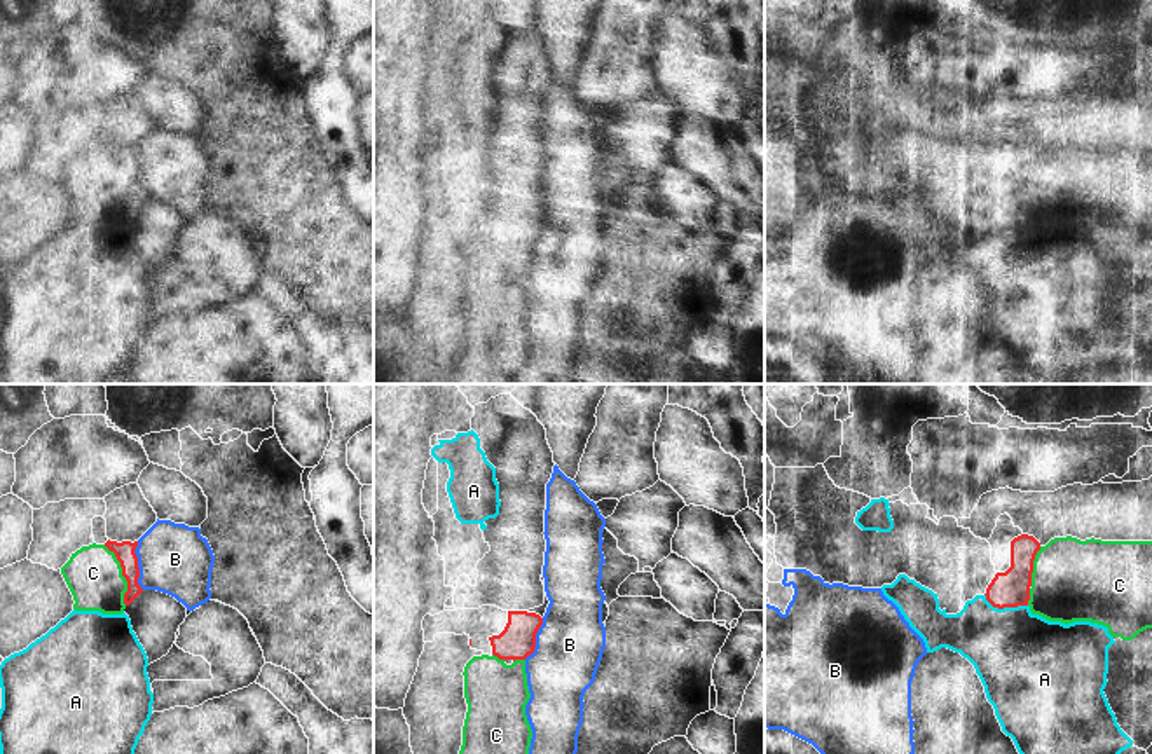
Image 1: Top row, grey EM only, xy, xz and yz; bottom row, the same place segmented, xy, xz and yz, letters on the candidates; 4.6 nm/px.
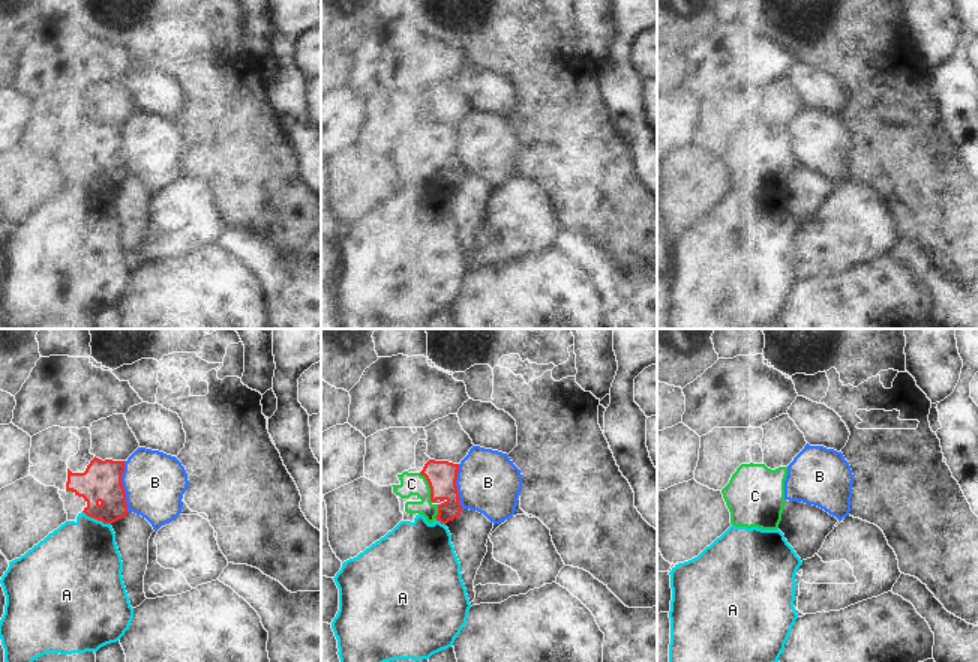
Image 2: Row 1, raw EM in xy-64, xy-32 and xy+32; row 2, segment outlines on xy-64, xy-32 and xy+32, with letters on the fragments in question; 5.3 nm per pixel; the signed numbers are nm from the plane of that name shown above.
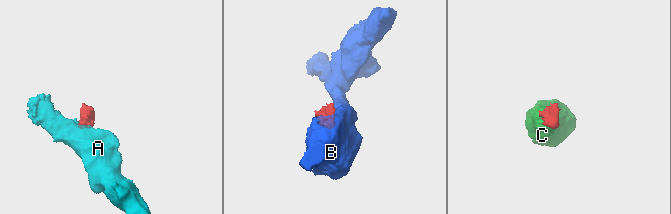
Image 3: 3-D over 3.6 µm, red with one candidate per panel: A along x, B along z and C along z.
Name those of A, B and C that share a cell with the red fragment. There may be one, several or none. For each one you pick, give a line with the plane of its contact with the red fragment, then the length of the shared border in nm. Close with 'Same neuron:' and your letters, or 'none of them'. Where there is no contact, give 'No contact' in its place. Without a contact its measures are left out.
C: Touches red in xy. Shared border 300 nm
Same neuron: C

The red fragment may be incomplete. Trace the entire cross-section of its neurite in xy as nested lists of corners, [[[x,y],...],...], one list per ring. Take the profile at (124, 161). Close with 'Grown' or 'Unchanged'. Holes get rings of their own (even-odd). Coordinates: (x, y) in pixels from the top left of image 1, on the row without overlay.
[[[106,150],[82,155],[61,176],[73,204],[75,220],[122,223],[141,202],[140,176],[134,162],[138,150]]]. Grown

